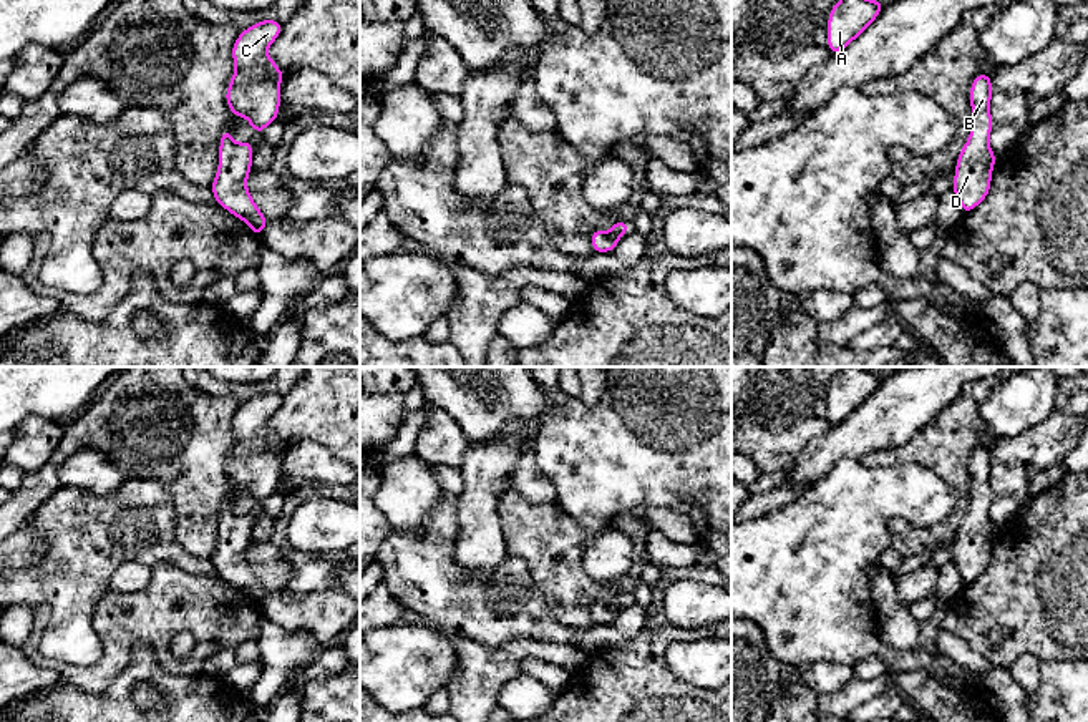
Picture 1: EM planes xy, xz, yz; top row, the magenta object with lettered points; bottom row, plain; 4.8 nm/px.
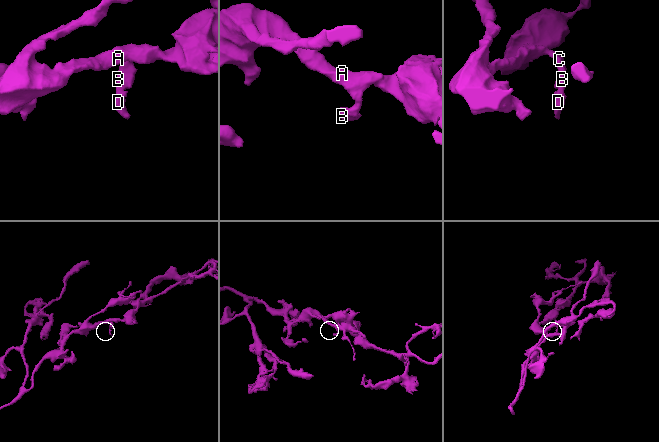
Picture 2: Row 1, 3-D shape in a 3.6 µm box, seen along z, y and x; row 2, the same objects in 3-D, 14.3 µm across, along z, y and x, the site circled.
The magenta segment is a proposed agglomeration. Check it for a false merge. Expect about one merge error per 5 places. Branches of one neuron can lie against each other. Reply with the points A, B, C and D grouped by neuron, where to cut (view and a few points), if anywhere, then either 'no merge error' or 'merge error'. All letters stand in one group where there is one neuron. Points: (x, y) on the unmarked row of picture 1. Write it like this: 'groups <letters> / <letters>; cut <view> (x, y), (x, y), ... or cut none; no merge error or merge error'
groups A B C D; cut none; no merge error

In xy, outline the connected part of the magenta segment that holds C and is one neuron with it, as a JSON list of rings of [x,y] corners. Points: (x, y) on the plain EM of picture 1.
[[[262,392],[240,403],[232,418],[234,448],[226,463],[226,473],[234,488],[244,488],[260,506],[265,498],[277,493],[280,460],[285,451],[277,435],[267,428],[269,418],[277,412],[284,395]]]

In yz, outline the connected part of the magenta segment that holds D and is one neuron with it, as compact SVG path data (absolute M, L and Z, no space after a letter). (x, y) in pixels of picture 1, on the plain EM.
M977 446L969 465L972 478L972 501L955 536L952 563L959 569L964 586L979 578L990 563L992 541L997 528L988 518L992 505L992 450Z

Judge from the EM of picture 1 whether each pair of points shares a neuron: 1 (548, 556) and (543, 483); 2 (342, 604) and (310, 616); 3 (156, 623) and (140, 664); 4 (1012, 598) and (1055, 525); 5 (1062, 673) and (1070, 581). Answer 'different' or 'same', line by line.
1: different
2: same
3: different
4: same
5: different

